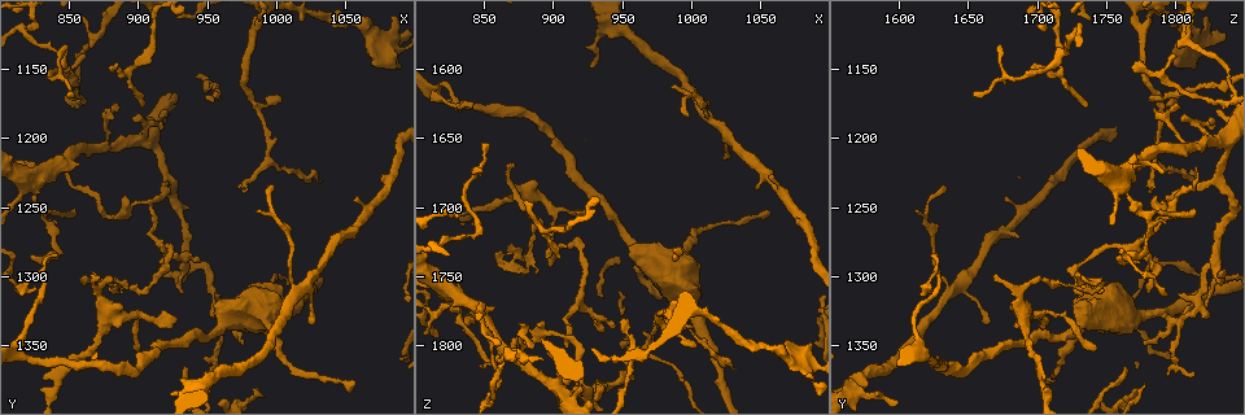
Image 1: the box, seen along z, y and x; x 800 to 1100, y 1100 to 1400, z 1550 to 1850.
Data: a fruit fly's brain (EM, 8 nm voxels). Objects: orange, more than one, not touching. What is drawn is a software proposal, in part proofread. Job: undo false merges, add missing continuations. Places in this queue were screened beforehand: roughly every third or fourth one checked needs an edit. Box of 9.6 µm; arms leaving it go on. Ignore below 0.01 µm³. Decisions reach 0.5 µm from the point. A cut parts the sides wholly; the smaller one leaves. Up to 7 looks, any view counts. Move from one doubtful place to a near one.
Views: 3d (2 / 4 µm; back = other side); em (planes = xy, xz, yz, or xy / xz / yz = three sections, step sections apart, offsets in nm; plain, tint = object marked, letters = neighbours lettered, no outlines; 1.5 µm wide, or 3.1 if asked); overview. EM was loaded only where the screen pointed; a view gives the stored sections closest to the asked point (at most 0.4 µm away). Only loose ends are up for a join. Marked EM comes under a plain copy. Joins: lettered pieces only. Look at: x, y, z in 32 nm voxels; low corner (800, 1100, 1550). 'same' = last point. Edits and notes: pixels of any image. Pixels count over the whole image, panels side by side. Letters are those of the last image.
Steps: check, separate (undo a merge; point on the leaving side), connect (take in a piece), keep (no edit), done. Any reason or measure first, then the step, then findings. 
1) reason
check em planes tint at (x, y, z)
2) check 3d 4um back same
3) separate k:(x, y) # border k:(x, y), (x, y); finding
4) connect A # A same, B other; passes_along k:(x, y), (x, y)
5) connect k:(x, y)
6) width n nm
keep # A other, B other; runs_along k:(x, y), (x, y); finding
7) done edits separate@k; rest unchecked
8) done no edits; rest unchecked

tapers out
check em planes letters at (886, 1178, 1802)

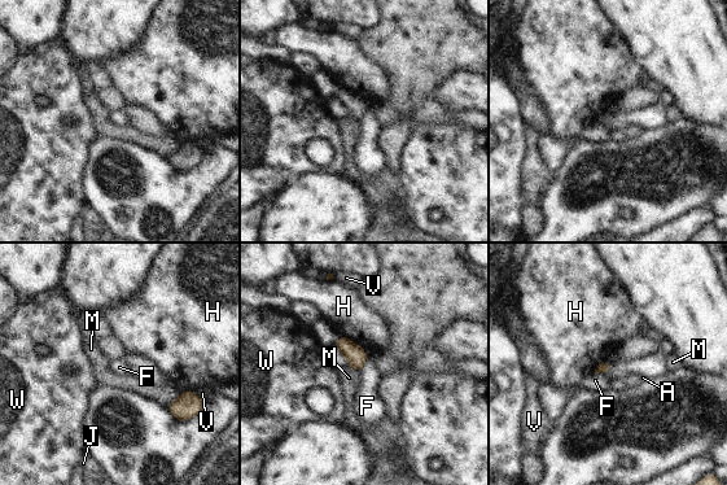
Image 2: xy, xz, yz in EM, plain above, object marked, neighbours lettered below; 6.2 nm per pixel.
longest_contact H 200 nm
keep # A other, F other, H other, J other, M other, V other, W other; no lettered piece goes on from it

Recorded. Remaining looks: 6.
thin end
check em planes letters at (976, 1240, 1780)

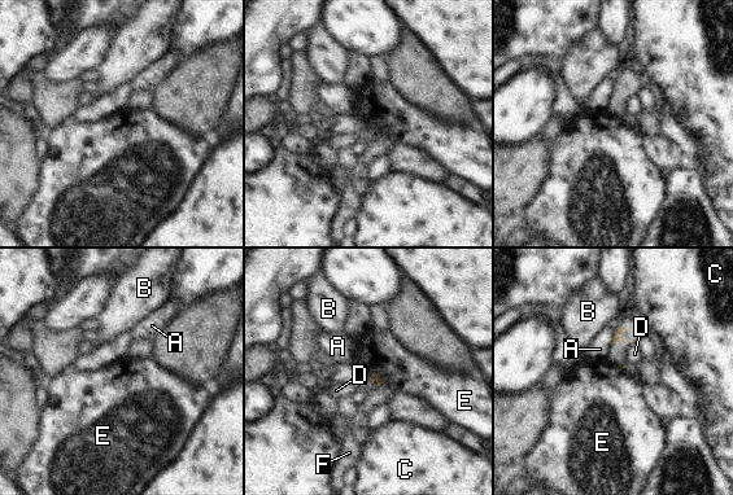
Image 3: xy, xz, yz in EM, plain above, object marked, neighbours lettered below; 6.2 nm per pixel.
keep # A other, B other, C other, D other, E other, F other; border 3:(374, 371), (384, 382); no lettered piece goes on from it

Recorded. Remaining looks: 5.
narrows sharply
check em planes tint at (826, 1134, 1722)

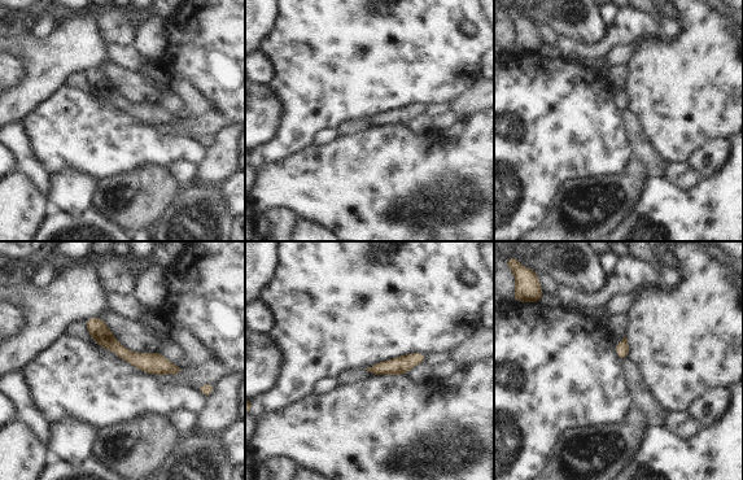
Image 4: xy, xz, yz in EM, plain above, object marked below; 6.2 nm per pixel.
see the neighbours
check em planes letters same

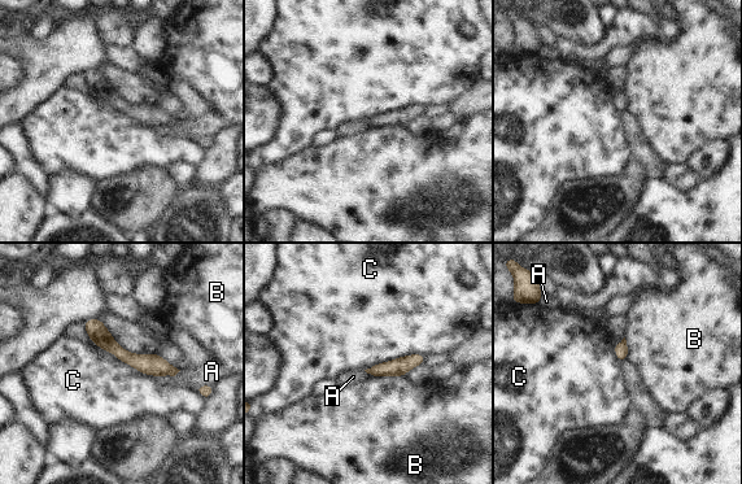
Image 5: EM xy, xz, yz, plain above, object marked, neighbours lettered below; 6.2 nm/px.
width 80 nm
keep # A other, B other, C other; border 5:(91, 340), (140, 371), (161, 376); all the same cell

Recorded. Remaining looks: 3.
done no edits; rest unchecked

